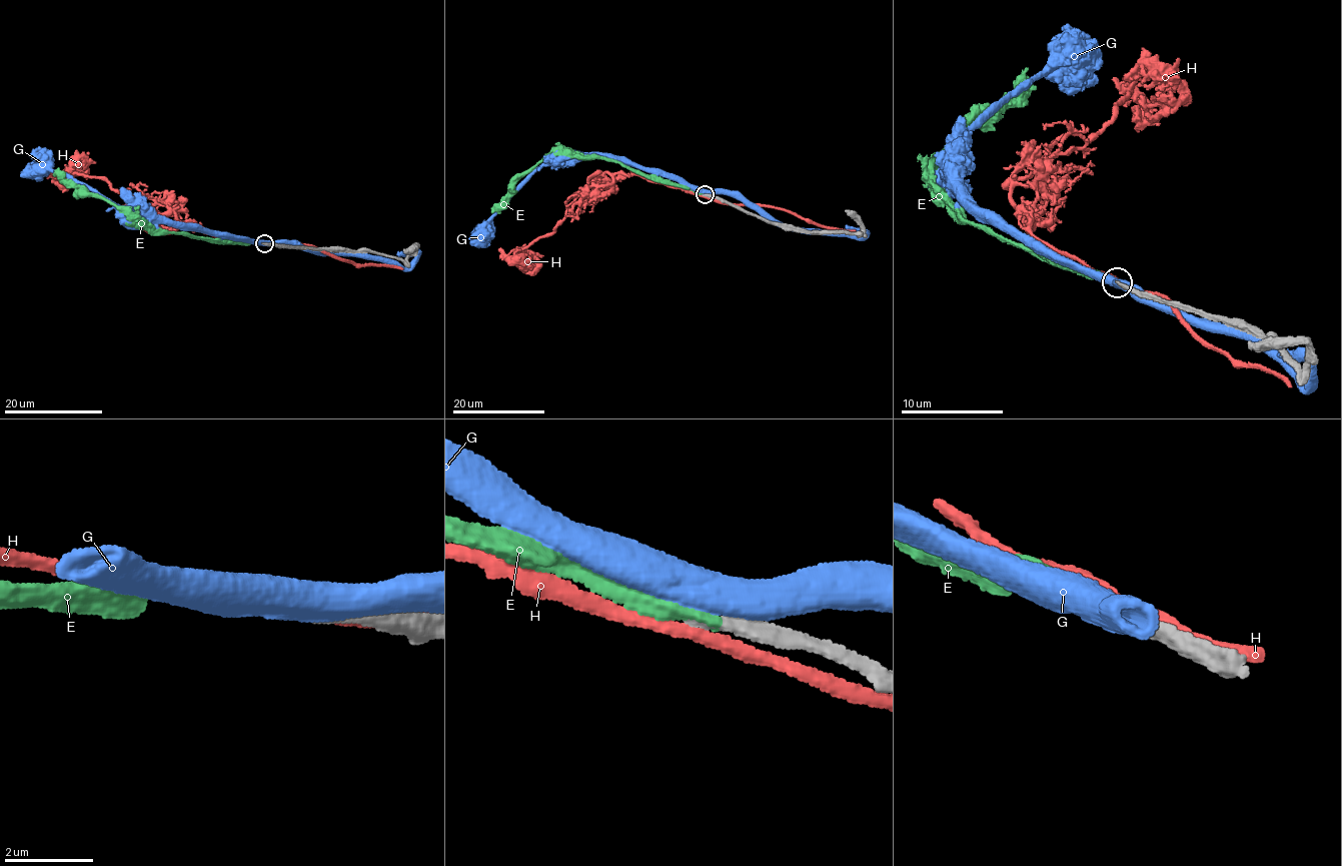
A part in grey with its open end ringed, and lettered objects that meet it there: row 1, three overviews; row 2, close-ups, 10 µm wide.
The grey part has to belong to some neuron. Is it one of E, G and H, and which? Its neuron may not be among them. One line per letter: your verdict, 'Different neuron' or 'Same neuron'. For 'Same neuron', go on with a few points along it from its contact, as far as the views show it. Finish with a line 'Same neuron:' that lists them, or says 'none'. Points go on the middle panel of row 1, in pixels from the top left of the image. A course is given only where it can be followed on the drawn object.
E: Same neuron. Its course: (705, 194), (656, 181), (613, 161), (566, 156), (555, 150), (518, 179), (514, 183), (514, 191), (493, 209)
G: Different neuron
H: Different neuron
Same neuron: E

